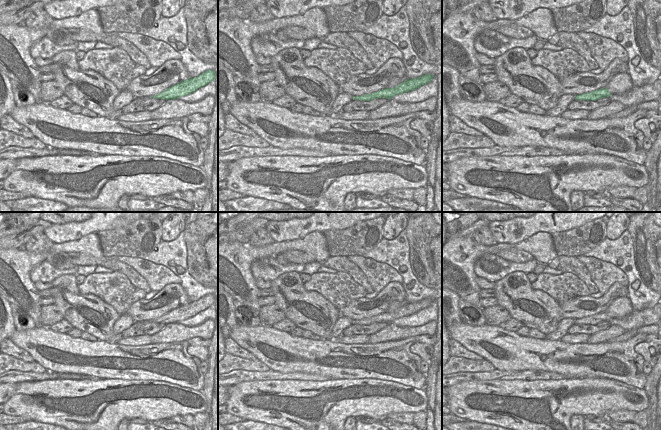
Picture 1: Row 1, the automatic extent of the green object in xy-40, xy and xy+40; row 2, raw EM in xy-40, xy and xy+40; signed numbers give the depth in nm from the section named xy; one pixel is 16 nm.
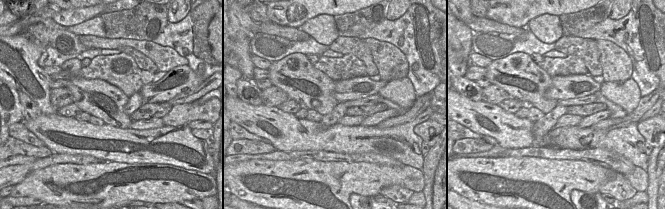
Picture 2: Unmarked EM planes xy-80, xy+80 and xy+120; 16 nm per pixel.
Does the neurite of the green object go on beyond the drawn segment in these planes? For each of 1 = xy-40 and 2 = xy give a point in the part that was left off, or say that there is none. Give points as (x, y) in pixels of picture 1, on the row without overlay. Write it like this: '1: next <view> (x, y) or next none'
1: next none
2: next none

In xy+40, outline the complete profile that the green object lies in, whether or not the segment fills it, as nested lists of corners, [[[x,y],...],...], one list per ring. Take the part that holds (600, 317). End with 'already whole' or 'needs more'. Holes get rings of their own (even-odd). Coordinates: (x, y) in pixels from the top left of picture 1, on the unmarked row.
[[[602,312],[592,316],[575,319],[575,324],[596,325],[600,322],[609,321],[610,319],[610,316],[606,312]]] | already whole

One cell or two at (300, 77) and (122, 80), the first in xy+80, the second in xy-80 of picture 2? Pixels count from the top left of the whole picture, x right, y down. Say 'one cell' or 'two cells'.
two cells

